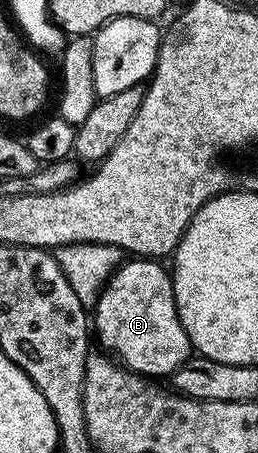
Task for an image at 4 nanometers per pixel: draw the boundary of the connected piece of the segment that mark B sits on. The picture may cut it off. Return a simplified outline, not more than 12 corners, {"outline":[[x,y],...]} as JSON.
{"outline":[[123,262],[92,307],[96,343],[138,375],[191,358],[174,280]]}

